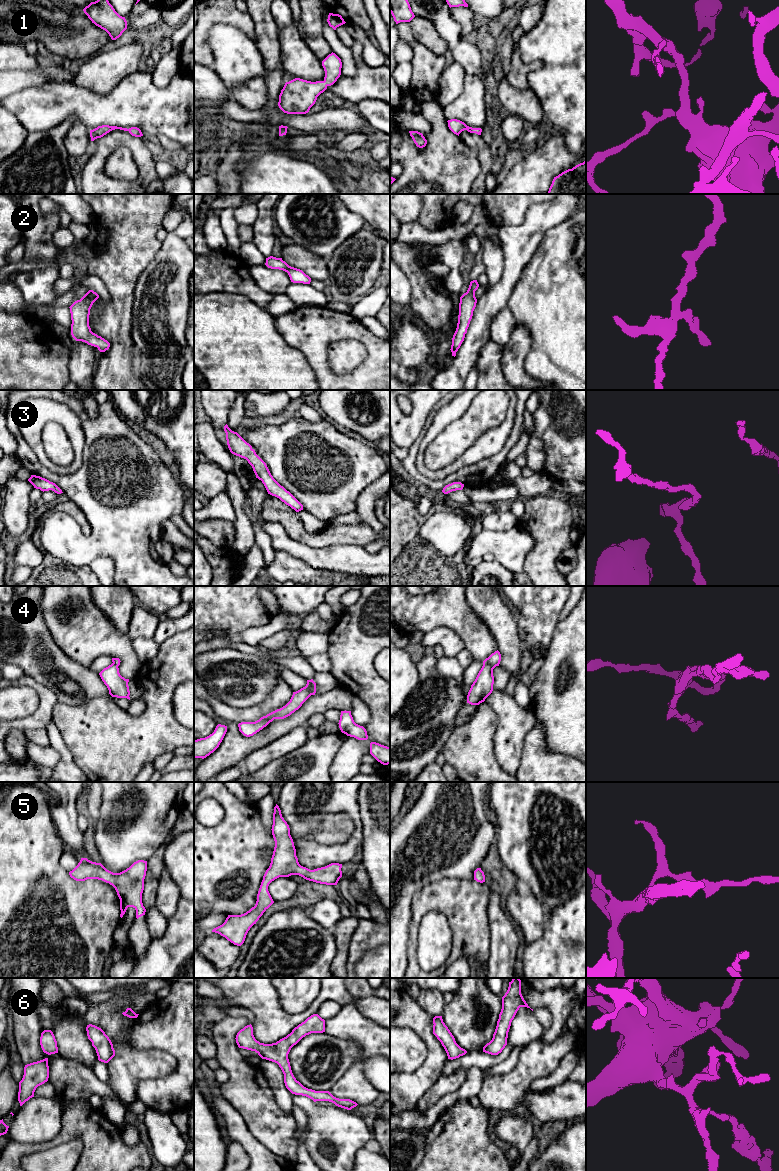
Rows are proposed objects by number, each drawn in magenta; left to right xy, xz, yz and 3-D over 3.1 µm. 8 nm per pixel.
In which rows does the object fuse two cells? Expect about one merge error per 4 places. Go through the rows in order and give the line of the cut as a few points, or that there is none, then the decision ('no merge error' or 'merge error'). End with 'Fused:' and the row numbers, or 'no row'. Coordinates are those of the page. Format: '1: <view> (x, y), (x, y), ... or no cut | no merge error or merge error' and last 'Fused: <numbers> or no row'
1: no cut | no merge error
2: no cut | no merge error
3: no cut | no merge error
4: xz (312, 679), (310, 695) | merge error
5: no cut | no merge error
6: no cut | no merge error
Fused: 4

